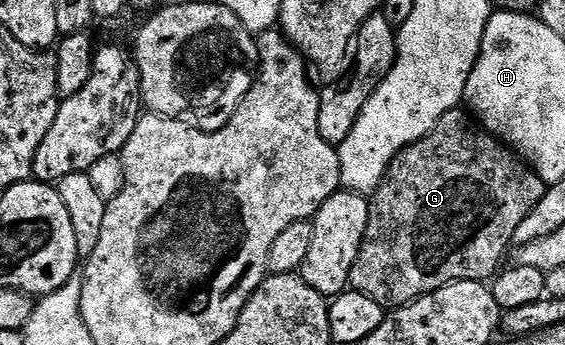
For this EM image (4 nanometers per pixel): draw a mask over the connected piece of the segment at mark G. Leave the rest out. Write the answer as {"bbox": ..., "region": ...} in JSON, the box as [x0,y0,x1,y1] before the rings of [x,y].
{"bbox":[350,108,547,308],"region":[[[456,108],[445,112],[445,116],[441,116],[441,120],[437,120],[437,124],[424,138],[417,140],[412,146],[404,148],[391,161],[391,166],[387,170],[386,176],[383,177],[382,184],[379,185],[378,190],[374,191],[369,202],[371,215],[361,244],[361,252],[353,264],[350,289],[369,296],[369,300],[377,300],[377,304],[381,304],[385,308],[398,308],[408,306],[421,296],[442,286],[448,286],[450,282],[486,283],[500,269],[499,261],[506,256],[507,249],[509,249],[508,254],[512,249],[515,233],[521,220],[525,220],[525,216],[529,216],[529,212],[533,212],[533,208],[537,208],[537,200],[541,200],[541,196],[545,196],[547,187],[547,183],[541,180],[541,176],[537,176],[514,150],[504,146],[494,134],[488,134],[486,130],[480,128],[476,119],[466,109]]]}

